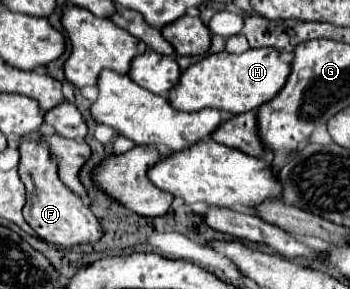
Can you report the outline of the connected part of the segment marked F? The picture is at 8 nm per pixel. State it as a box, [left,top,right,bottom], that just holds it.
[19,140,105,248]

